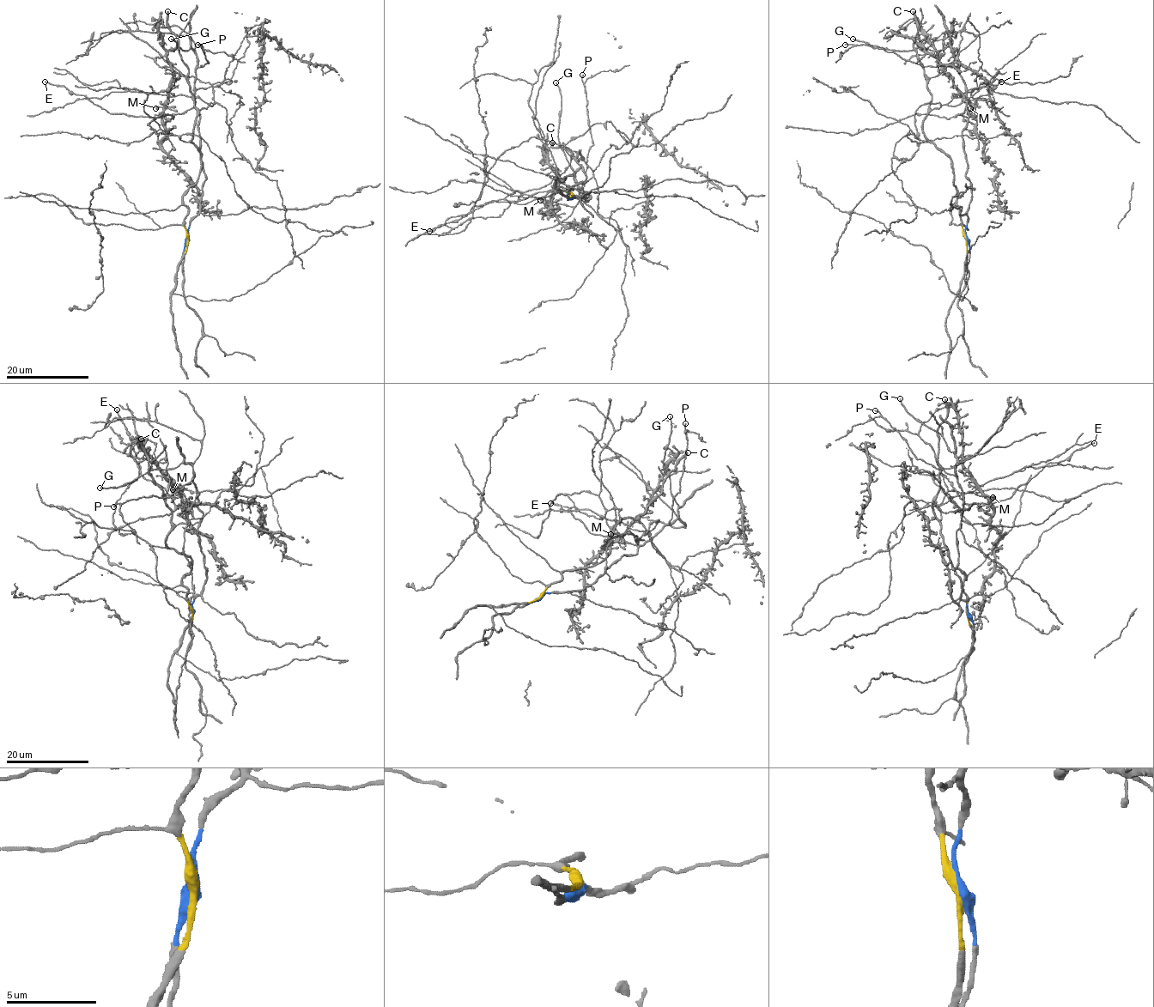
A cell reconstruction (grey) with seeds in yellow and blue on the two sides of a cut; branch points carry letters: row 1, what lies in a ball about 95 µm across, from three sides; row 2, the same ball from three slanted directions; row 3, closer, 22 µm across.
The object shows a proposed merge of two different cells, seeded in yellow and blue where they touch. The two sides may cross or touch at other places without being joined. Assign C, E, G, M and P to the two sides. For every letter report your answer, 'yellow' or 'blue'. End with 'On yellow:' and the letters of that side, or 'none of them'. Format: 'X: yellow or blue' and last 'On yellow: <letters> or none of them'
C: yellow
E: blue
G: blue
M: yellow
P: blue
On yellow: C, M

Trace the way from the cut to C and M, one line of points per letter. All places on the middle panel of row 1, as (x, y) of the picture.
C: (573, 197), (567, 186), (585, 182), (576, 154), (580, 157), (578, 161), (563, 143), (554, 147), (553, 142)
M: (573, 197), (567, 186), (585, 182), (579, 153), (593, 176), (555, 190), (548, 203), (540, 199)

